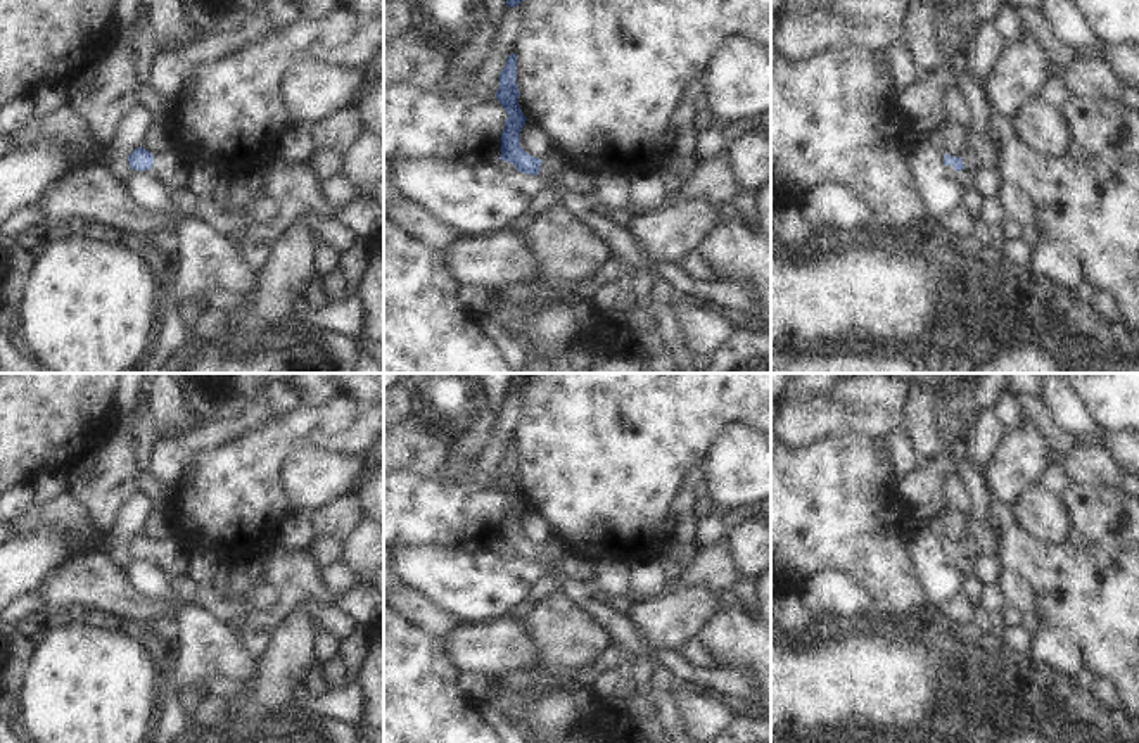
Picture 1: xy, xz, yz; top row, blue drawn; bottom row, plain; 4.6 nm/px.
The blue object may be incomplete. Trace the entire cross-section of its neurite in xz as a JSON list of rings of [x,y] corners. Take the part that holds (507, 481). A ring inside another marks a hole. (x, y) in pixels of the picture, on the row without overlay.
[[[512,441],[506,446],[506,453],[500,461],[500,475],[496,479],[498,489],[505,494],[508,505],[501,520],[501,544],[500,548],[512,549],[517,558],[538,563],[543,560],[553,560],[557,565],[569,555],[569,549],[560,541],[551,541],[546,548],[532,544],[520,534],[520,518],[525,513],[527,505],[519,492],[519,472],[517,472],[517,442]]]

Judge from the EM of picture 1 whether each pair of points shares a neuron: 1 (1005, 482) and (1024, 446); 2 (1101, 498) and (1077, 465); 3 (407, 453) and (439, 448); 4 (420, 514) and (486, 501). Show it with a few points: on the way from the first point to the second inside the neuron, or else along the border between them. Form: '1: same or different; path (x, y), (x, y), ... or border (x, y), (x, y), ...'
1: same; path (1008, 474), (1024, 455)
2: different; border (1074, 482), (1120, 488)
3: same; path (415, 450), (431, 450)
4: same; path (436, 514), (451, 514), (458, 507), (470, 507)

